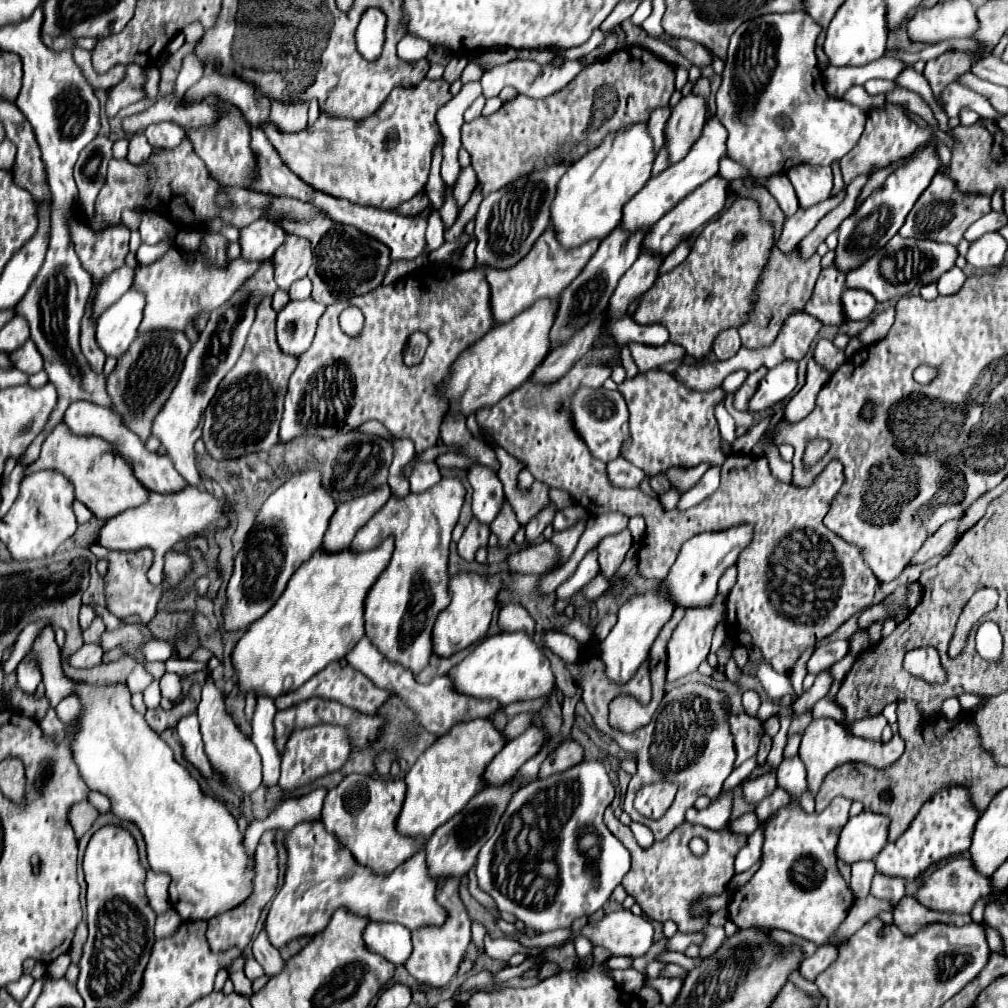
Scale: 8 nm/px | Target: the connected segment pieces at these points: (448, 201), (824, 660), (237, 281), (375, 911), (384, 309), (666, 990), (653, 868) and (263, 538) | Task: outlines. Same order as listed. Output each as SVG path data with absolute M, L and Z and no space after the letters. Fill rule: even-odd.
M447 187L447 191L445 191L445 205L443 205L443 209L441 209L441 219L443 219L443 225L445 225L445 229L449 229L453 223L455 223L455 215L457 215L457 201L453 199L453 193L451 193L451 189Z
M862 612L854 615L849 621L846 621L837 631L829 637L822 639L816 644L815 653L811 655L807 669L809 673L817 675L821 669L831 667L833 663L837 663L841 657L845 657L849 643L846 641L858 629L858 617Z
M171 247L163 257L159 257L149 267L137 265L133 289L143 291L143 295L147 297L139 333L157 331L157 329L185 331L185 327L193 321L193 317L199 311L213 311L225 301L229 301L231 295L249 277L257 273L259 267L261 267L259 261L233 259L225 269L215 269L215 267L207 267L199 253L185 253L179 251L177 247Z
M305 821L293 827L287 833L287 851L285 883L273 899L265 919L265 933L275 949L281 949L297 937L319 933L341 905L359 917L371 921L395 921L411 931L429 925L443 925L447 921L447 909L435 899L439 879L429 875L421 851L407 863L399 865L391 875L377 877L371 875L371 869L357 865L351 859L351 853L339 847L335 835L323 831L321 821Z
M427 265L407 277L391 285L381 285L367 295L353 297L349 301L339 301L329 305L319 321L317 335L313 345L299 357L299 365L289 381L289 391L285 397L285 413L281 421L281 441L289 441L297 435L319 435L323 439L355 431L361 423L377 419L385 423L385 427L397 437L409 437L415 443L415 451L421 453L427 447L437 445L439 425L447 411L447 399L441 397L443 379L449 375L449 367L453 361L471 347L479 337L483 337L495 319L491 317L491 289L485 275L477 275L477 271L459 273L453 267L437 267ZM345 303L357 305L365 315L365 327L359 339L349 339L339 327L339 313L345 309ZM413 331L423 331L429 335L431 345L425 353L425 359L417 367L407 367L401 359L401 349L405 345L405 337Z
M675 977L675 979L647 979L643 987L651 987L659 993L661 997L661 1003L669 1005L675 1001L675 995L679 993L679 985L683 983L681 977Z
M611 806L607 807L603 821L605 821L607 829L631 853L631 869L623 877L621 885L635 899L635 903L641 907L641 911L647 915L647 919L661 921L661 923L671 919L677 923L679 933L699 933L707 921L693 919L689 915L689 909L697 901L699 895L703 895L703 893L719 895L727 889L727 885L733 877L733 861L741 847L747 842L747 836L731 833L728 827L721 831L711 831L701 825L683 823L661 843L653 843L649 849L643 849L637 845L631 829L621 825L621 821L613 815ZM693 837L701 837L707 841L707 851L699 857L693 855L689 849L689 841Z
M317 469L293 475L267 497L243 549L235 555L235 569L227 585L227 607L223 613L227 631L249 627L275 605L291 575L315 549L321 547L335 509L337 503L323 487L321 473Z

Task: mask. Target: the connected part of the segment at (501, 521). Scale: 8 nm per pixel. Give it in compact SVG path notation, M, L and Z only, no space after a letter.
M505 501L503 509L497 515L497 521L491 525L491 533L497 535L497 545L499 547L507 547L513 541L517 531L519 531L519 523L515 519L515 513L513 513L511 505Z

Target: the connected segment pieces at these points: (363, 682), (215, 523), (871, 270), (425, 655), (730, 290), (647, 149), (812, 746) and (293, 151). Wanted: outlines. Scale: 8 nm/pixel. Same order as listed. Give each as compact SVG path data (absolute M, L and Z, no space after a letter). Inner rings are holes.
M339 661L331 663L327 669L323 669L319 675L311 677L305 685L301 685L299 689L295 691L289 691L289 693L283 693L275 699L275 707L277 709L289 709L291 705L297 705L301 701L307 701L311 697L321 697L321 699L329 699L329 701L337 701L345 707L351 707L363 715L375 715L379 711L379 707L391 697L393 693L387 691L387 689L379 689L375 687L365 675L359 675L359 671L355 671L353 667L347 667L347 665L341 665Z
M185 487L183 491L171 493L171 495L155 495L151 493L147 503L123 511L115 517L111 517L103 529L97 535L97 541L107 549L119 549L119 551L137 551L143 547L149 547L155 555L155 563L159 565L159 571L163 569L163 555L177 543L191 535L205 533L207 529L225 529L229 525L229 515L223 511L225 503L215 497L213 493L201 491L199 487Z
M895 235L883 249L879 249L871 259L867 259L857 269L851 269L845 275L845 289L863 289L875 295L875 301L883 303L893 297L903 297L911 293L917 285L937 281L945 271L955 265L957 249L955 245L941 245L933 241L919 241L919 239L901 239Z
M443 477L437 485L423 493L409 493L407 497L395 497L391 495L389 501L365 523L353 543L351 551L367 551L377 547L383 539L389 535L395 537L395 551L389 567L379 575L375 585L371 587L367 601L365 601L365 635L371 639L371 643L383 653L387 659L407 667L415 675L429 663L431 657L431 629L437 619L437 615L449 605L449 573L447 573L447 563L449 563L449 543L451 535L449 529L453 531L459 511L465 499L465 487L459 477Z
M737 199L727 211L723 211L717 219L713 219L703 227L703 231L697 235L691 247L689 257L673 271L663 273L657 279L657 283L647 293L643 293L633 313L633 321L639 325L649 325L649 323L665 325L671 335L671 343L681 345L687 351L687 355L691 355L695 361L703 361L711 353L713 341L721 331L731 327L737 329L739 325L745 325L748 321L748 314L753 308L755 299L756 283L767 265L773 241L775 241L775 229L761 215L759 203L755 199ZM735 235L743 235L743 239L735 243Z
M647 123L615 131L595 149L569 167L559 181L559 191L551 211L551 225L557 229L565 249L573 249L591 239L605 239L623 217L623 205L651 179L655 161L653 139Z
M813 719L809 727L803 733L801 747L799 747L799 757L807 767L807 781L809 781L809 791L815 795L825 779L827 773L831 773L835 767L843 763L865 763L875 769L887 769L891 767L905 751L905 741L895 733L891 741L871 741L865 737L851 735L845 727L837 725L833 719Z
M423 79L417 87L397 87L391 91L387 99L395 105L395 113L383 123L379 123L375 115L353 121L331 117L321 111L315 123L309 123L297 133L281 133L271 119L267 119L261 129L283 163L315 191L365 207L393 211L425 191L433 149L441 137L435 115L451 97L445 79Z

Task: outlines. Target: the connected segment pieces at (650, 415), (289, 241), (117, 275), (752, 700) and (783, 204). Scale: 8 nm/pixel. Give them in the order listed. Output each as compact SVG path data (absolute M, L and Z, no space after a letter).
M661 369L627 379L619 391L629 407L629 435L621 447L621 457L631 465L655 477L671 467L691 469L699 463L721 467L729 453L721 449L715 407L725 399L719 387L711 391L695 391L679 383L671 373Z
M287 235L285 239L285 245L279 247L279 251L273 255L275 259L275 281L279 285L279 289L283 291L289 291L289 287L297 281L297 279L303 279L313 263L313 253L311 253L311 247L309 247L309 241L303 239L303 237L297 237L297 235Z
M123 266L119 271L113 271L111 277L99 285L97 299L95 299L97 303L93 305L93 311L95 311L93 319L97 319L101 315L101 311L107 309L107 305L113 305L123 293L127 293L131 289L133 271L134 268Z
M752 690L744 692L742 695L742 705L748 715L755 717L761 705L759 695Z
M785 173L771 175L771 177L767 177L761 185L775 197L775 201L777 201L779 207L781 207L781 211L783 211L787 217L791 217L791 215L799 209L799 203L797 203L797 199L795 199L795 191L793 191L793 187L791 187L791 183L789 183L789 179L787 179Z

